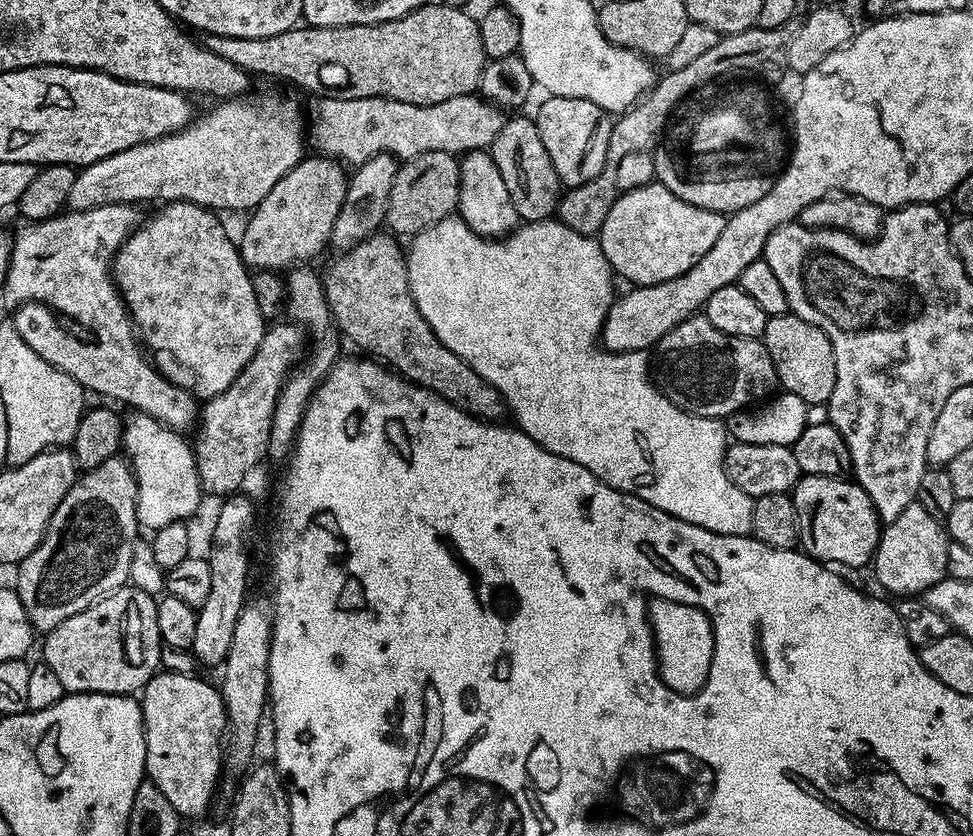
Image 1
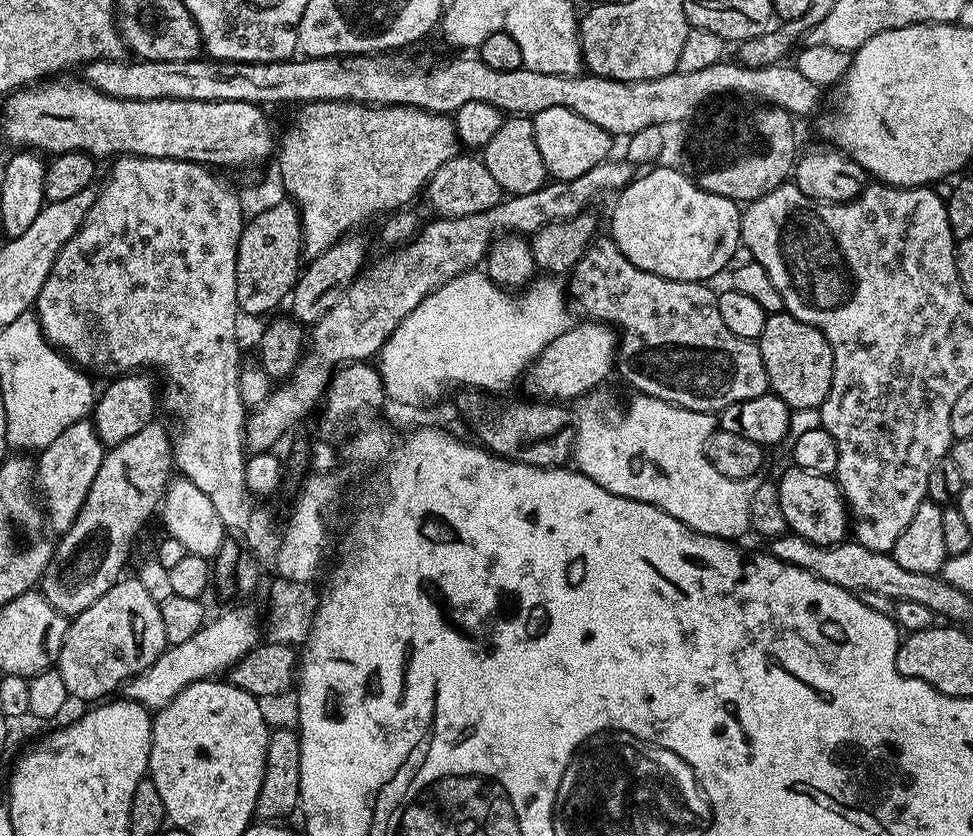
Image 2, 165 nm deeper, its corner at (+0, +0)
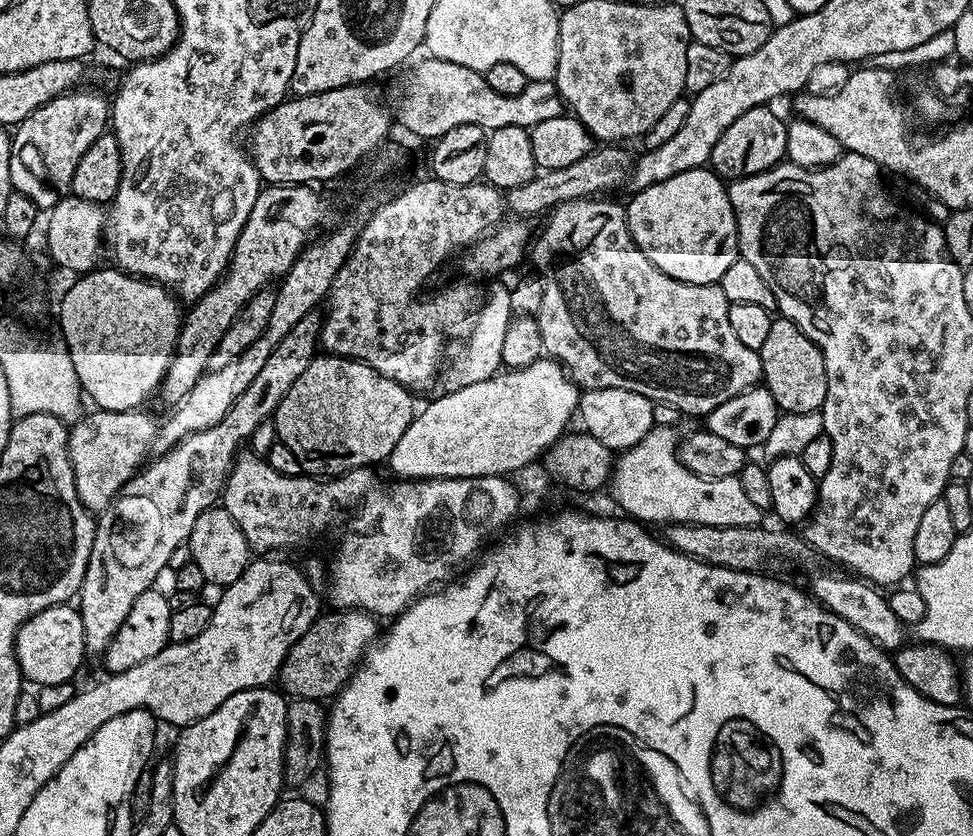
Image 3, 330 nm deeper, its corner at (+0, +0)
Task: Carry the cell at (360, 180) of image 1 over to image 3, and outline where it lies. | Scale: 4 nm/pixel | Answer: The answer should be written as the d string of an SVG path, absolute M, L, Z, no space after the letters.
M316 314L302 318L302 322L298 322L298 326L294 326L294 330L290 330L290 334L286 334L286 338L278 342L278 346L274 346L274 354L266 358L266 366L262 366L258 378L254 378L254 382L250 382L250 386L242 390L242 394L233 402L226 418L222 418L218 426L198 430L185 440L179 440L169 452L157 455L156 461L153 459L147 466L141 467L131 480L126 481L110 507L105 512L99 513L88 569L82 578L82 586L78 593L78 601L80 600L78 611L84 631L84 650L89 657L103 657L106 646L110 646L114 634L118 634L118 630L126 622L130 606L134 606L139 596L155 585L152 583L159 578L160 571L168 568L170 554L174 554L178 546L186 543L189 534L194 530L194 522L198 522L198 518L206 509L213 507L221 499L224 484L232 472L232 463L236 461L238 453L256 435L256 428L260 424L273 419L278 402L282 402L290 386L298 382L306 366L310 366L312 359L318 355L321 323L321 317Z

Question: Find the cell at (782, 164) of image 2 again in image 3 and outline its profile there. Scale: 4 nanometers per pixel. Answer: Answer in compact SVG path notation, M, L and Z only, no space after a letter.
M768 106L746 110L746 114L734 118L734 122L726 126L722 138L714 142L710 161L710 167L717 176L728 182L741 180L747 176L762 174L785 159L788 126L783 119L780 121L772 110Z

